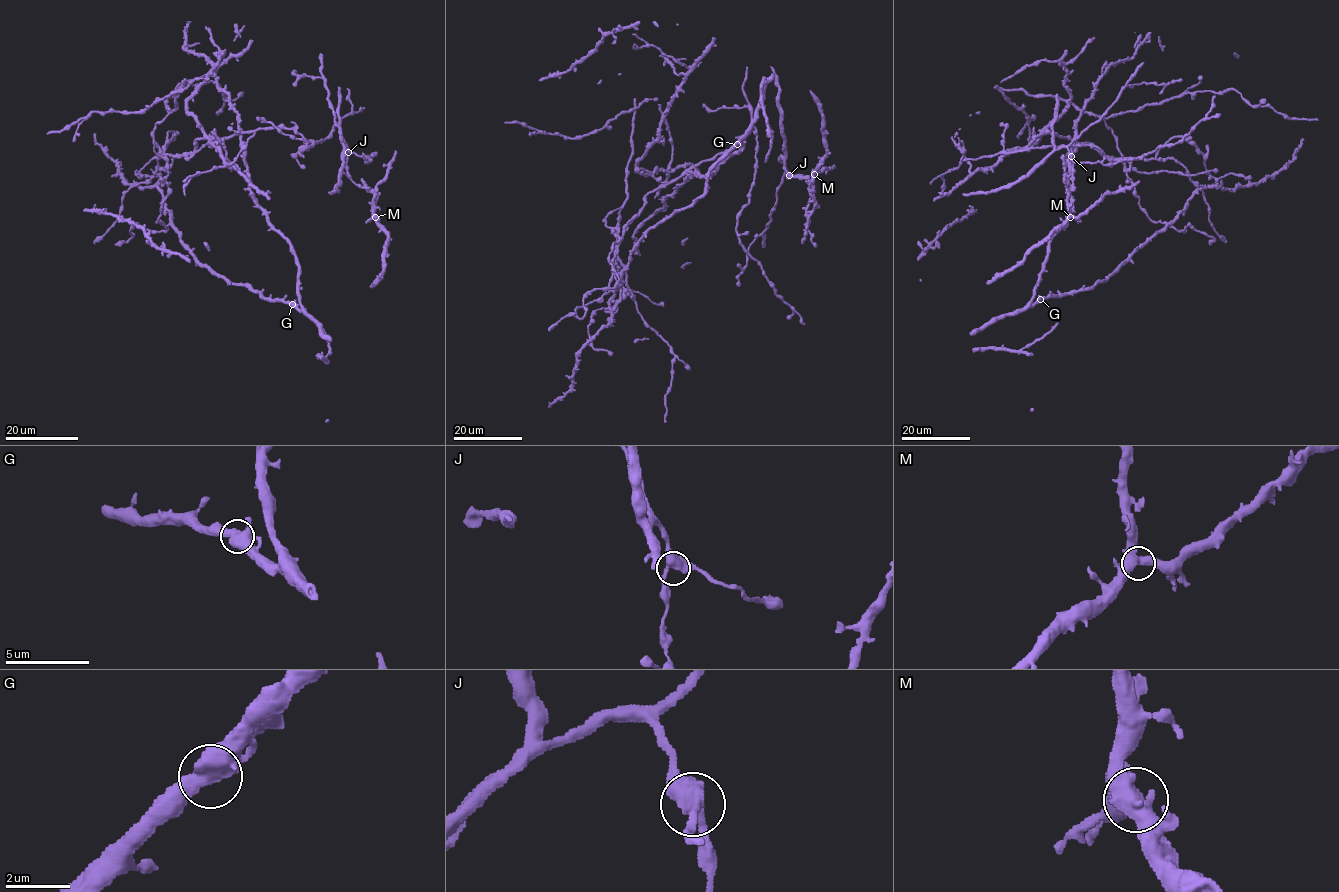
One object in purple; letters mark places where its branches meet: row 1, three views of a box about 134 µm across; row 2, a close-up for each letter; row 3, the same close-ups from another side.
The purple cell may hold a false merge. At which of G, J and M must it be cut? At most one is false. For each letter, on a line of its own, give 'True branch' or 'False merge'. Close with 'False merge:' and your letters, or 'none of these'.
G: True branch
J: True branch
M: True branch
False merge: none of these

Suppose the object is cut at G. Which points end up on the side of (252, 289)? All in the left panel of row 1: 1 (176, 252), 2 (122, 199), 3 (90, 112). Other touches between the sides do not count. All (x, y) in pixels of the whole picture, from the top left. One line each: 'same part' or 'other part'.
1: other part
2: other part
3: other part

